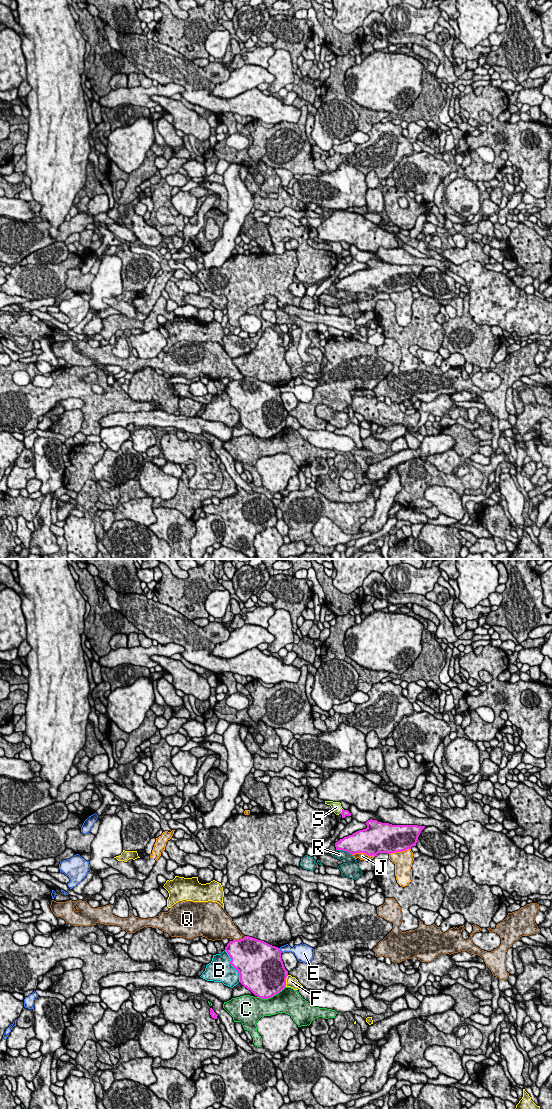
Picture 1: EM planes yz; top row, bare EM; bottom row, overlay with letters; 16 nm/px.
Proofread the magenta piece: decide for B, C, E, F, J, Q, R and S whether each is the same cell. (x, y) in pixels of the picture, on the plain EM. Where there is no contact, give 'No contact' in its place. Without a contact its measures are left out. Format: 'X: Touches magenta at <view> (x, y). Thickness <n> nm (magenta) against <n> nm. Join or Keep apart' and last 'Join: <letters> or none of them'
B: Touches magenta at yz (232, 405). Thickness 480 nm (magenta) against 380 nm. Keep apart
C: Touches magenta at yz (271, 436). Thickness 500 nm (magenta) against 360 nm. Keep apart
E: Touches magenta at yz (279, 390). Thickness 460 nm (magenta) against 130 nm. Keep apart
F: Touches magenta at yz (285, 421). Thickness 500 nm (magenta) against 170 nm. Keep apart
J: Touches magenta at yz (363, 292). Thickness 440 nm (magenta) against 130 nm. Keep apart
Q: Touches magenta at yz (240, 379). Thickness 500 nm (magenta) against 240 nm. Keep apart
R: Touches magenta at yz (344, 290). Thickness 320 nm (magenta) against 160 nm. Keep apart
S: Touches magenta at yz (342, 251). Thickness 120 nm (magenta) against 160 nm. Keep apart
Join: none of them

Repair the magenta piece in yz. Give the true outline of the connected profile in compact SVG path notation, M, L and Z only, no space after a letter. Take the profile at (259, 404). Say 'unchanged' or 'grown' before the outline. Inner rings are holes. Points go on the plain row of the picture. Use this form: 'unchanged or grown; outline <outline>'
unchanged; outline M245 376L229 381L225 391L231 398L230 404L240 415L240 423L255 436L268 439L286 427L288 411L280 388Z

